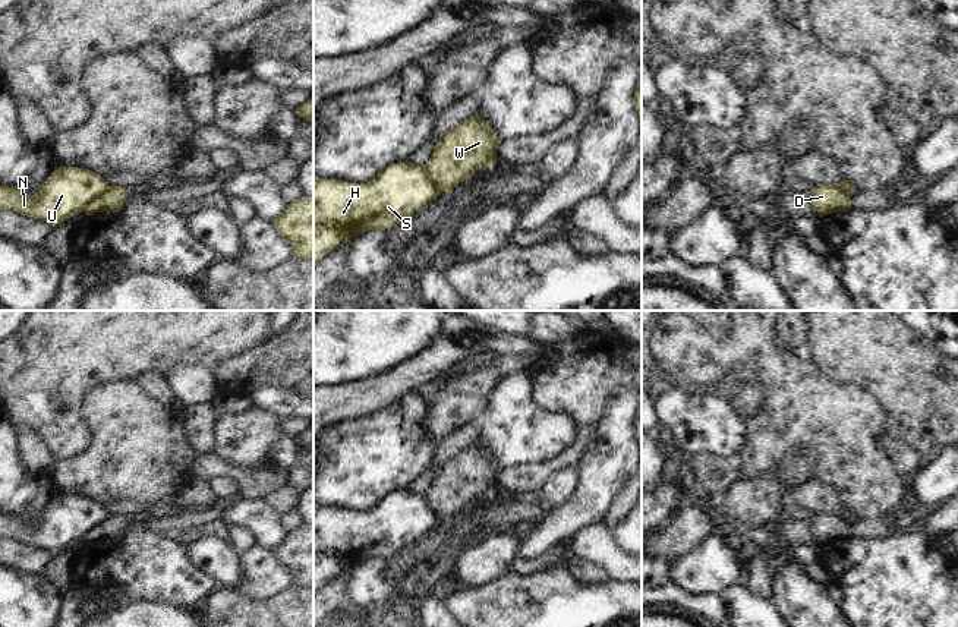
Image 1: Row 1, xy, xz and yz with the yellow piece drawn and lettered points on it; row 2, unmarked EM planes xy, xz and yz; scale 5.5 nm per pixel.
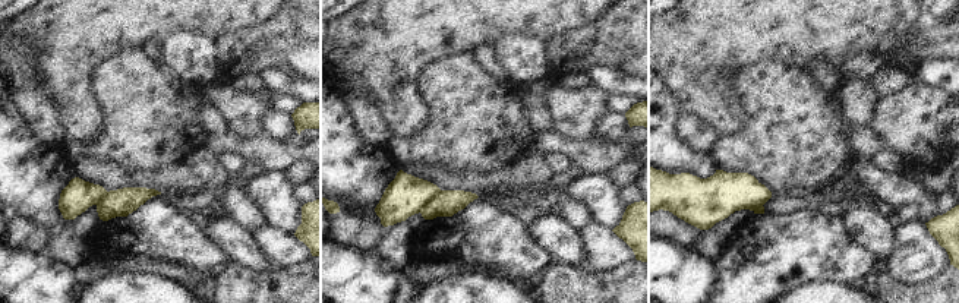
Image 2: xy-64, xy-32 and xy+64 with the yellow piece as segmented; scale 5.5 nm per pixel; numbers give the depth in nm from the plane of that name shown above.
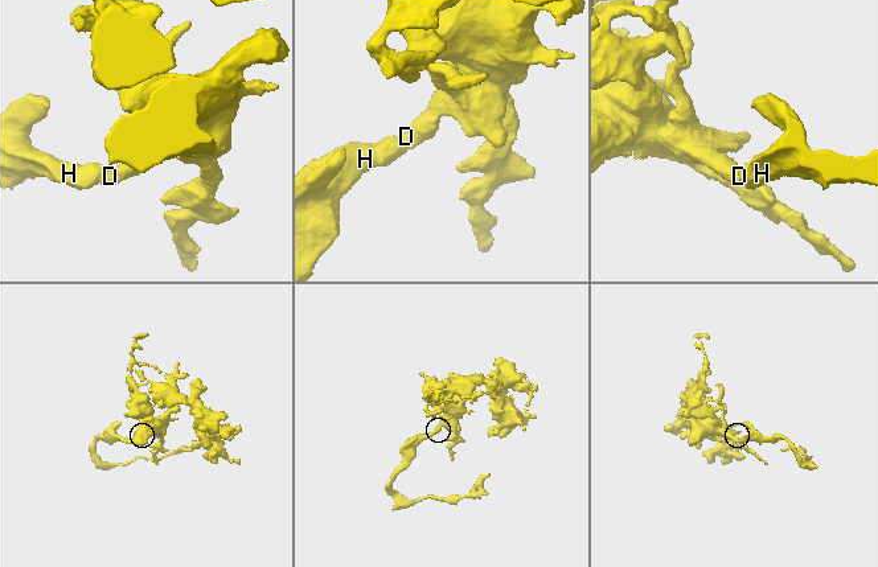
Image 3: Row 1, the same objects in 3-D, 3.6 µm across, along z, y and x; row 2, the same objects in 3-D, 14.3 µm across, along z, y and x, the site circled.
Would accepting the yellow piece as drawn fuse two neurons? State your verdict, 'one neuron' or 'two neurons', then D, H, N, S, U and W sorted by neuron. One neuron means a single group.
two neurons; groups D W / H N S U

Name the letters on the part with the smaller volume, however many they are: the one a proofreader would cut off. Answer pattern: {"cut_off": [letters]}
{"cut_off": ["H", "N", "S", "U"]}

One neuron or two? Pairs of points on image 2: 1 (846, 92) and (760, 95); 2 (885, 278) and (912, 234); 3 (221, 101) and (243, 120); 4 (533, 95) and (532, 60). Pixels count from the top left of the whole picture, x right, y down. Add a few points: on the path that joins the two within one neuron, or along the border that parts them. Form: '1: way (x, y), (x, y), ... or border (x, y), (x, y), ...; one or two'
1: border (835, 91), (841, 114), (848, 122); two
2: border (883, 270), (907, 284), (918, 284), (921, 281); two
3: way (227, 104), (237, 114); one
4: border (543, 76), (524, 85); two

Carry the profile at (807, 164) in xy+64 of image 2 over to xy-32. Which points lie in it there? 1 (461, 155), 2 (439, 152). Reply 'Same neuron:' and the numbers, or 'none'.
Same neuron: 1, 2

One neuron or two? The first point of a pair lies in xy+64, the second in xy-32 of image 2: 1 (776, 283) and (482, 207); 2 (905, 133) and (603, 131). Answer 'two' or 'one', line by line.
1: one
2: two

